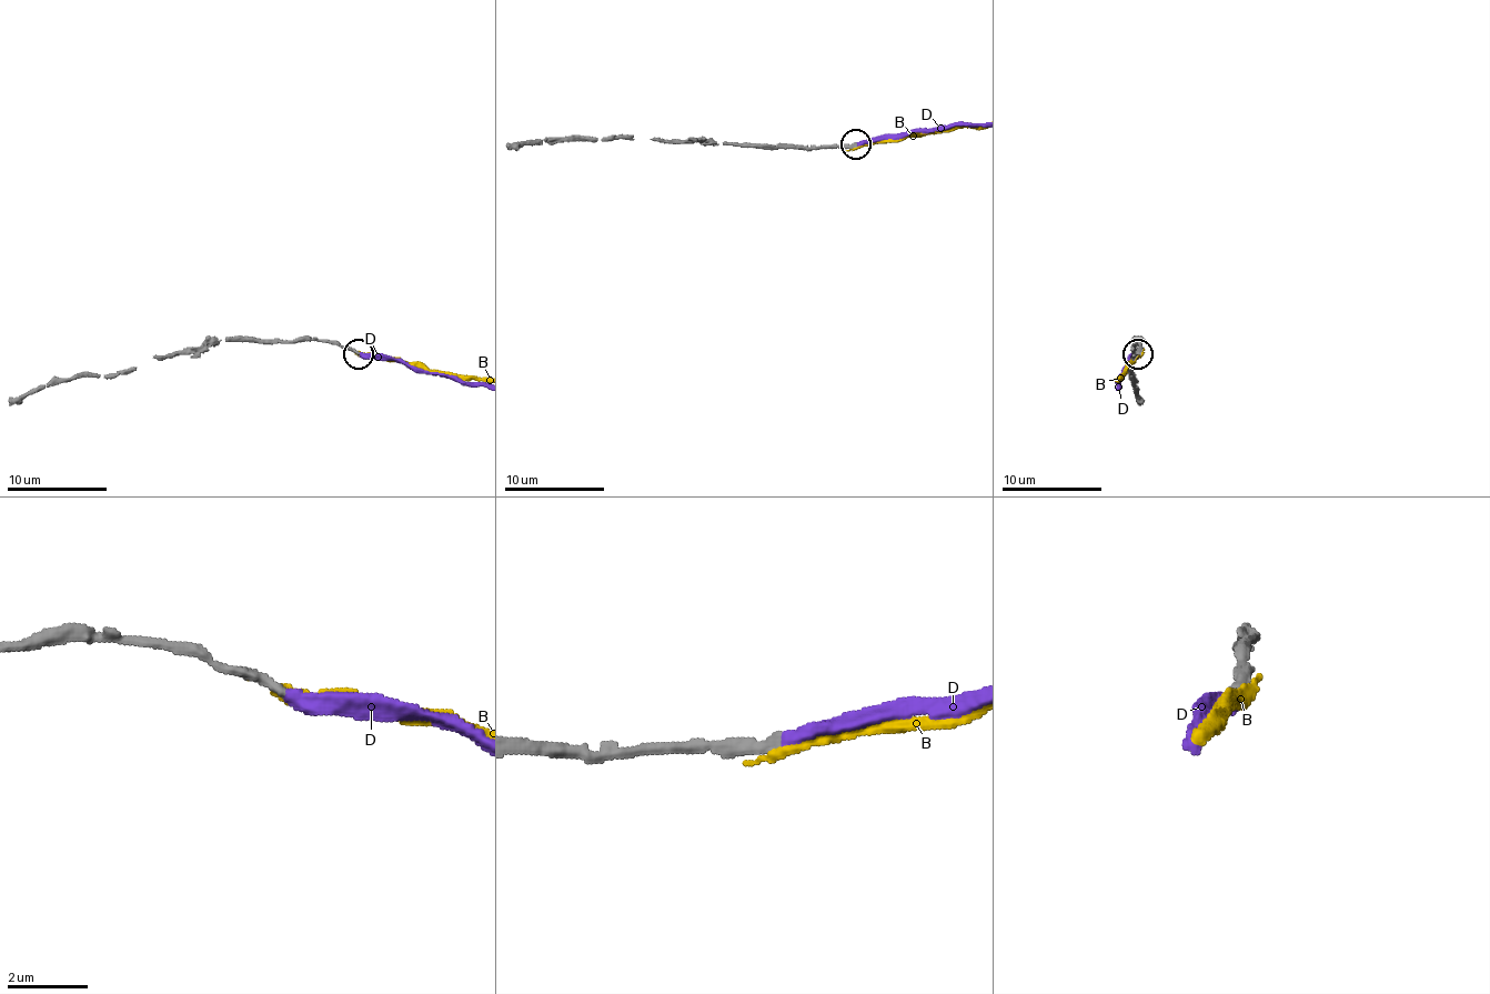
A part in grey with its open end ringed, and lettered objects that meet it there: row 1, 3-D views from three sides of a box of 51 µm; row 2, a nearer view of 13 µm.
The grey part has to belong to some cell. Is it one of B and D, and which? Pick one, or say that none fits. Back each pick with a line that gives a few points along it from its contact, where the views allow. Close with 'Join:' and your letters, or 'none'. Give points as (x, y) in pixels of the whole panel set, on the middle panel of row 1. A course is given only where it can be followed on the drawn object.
Join: D

